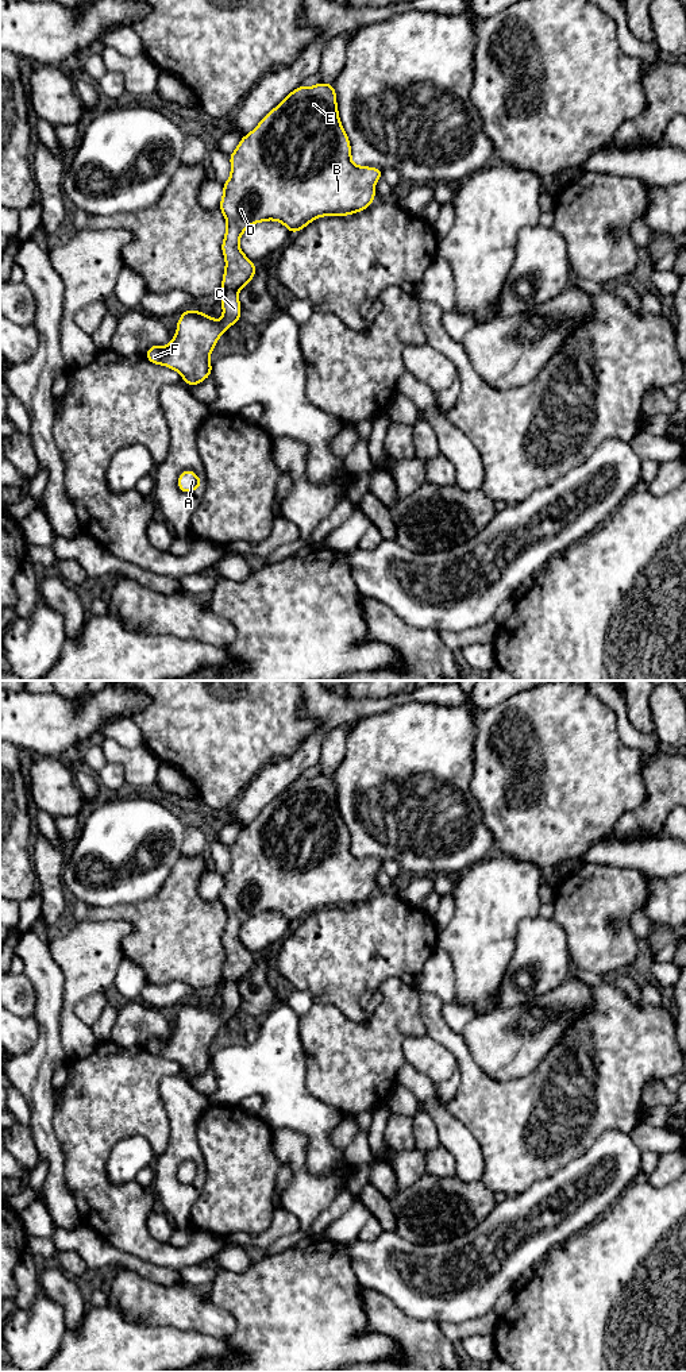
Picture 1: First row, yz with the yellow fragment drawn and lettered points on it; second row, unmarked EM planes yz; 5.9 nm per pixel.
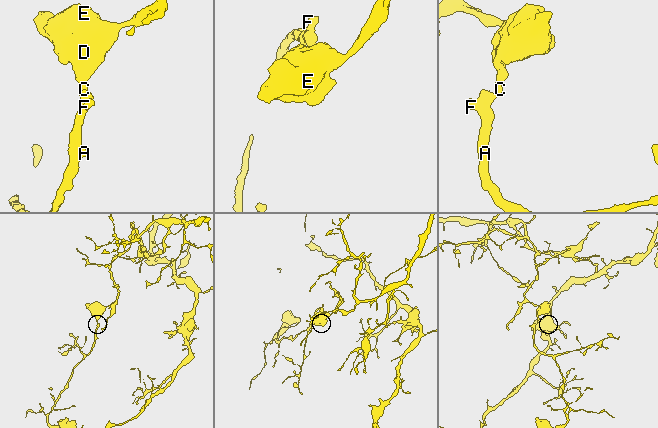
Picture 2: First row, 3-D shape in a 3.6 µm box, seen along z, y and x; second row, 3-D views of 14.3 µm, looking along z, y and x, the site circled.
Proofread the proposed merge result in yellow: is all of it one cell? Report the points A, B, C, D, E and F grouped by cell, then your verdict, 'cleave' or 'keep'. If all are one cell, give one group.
A B C D E F; keep

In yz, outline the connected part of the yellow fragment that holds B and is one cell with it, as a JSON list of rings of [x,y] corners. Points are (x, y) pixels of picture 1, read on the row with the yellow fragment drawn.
[[[332,84],[298,86],[288,95],[261,123],[243,136],[230,155],[231,176],[223,184],[221,209],[227,231],[221,250],[226,270],[221,284],[223,319],[219,321],[199,311],[185,311],[177,334],[163,346],[151,346],[144,357],[155,365],[177,370],[186,385],[199,385],[212,374],[209,355],[224,331],[240,319],[239,290],[255,275],[257,266],[242,253],[239,239],[250,226],[281,221],[292,234],[321,216],[347,216],[371,205],[374,185],[382,177],[375,167],[355,166],[350,140],[339,120]]]

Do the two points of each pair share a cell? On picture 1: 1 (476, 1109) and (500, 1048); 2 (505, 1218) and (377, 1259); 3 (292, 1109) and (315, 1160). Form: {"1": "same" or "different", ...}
{"1": "different", "2": "same", "3": "same"}

